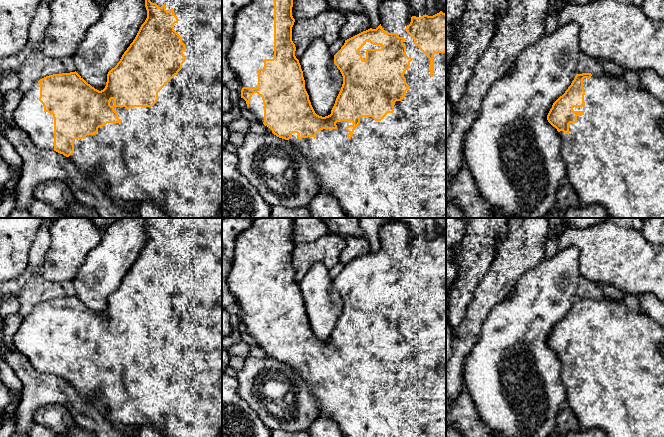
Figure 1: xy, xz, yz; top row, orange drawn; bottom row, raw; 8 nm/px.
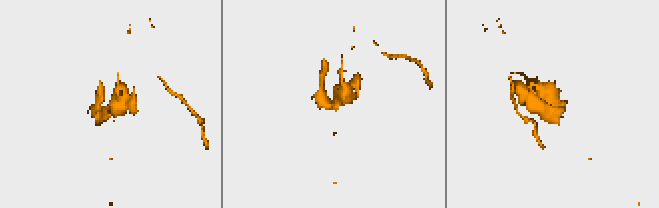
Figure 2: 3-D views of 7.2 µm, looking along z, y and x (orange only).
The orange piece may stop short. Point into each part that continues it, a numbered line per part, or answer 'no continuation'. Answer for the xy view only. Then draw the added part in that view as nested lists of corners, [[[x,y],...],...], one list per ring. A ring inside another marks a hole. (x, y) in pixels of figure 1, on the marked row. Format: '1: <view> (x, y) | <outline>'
1: xy (170, 154) | [[[150,0],[152,3],[156,3],[159,7],[163,4],[166,5],[166,10],[174,9],[174,14],[178,17],[178,22],[174,24],[174,30],[182,37],[182,42],[186,45],[186,50],[183,51],[183,55],[186,57],[186,61],[182,64],[182,69],[175,75],[159,92],[158,101],[152,107],[131,107],[127,110],[125,107],[114,107],[114,110],[118,112],[118,118],[122,120],[121,123],[107,123],[103,127],[98,128],[98,132],[95,135],[87,135],[84,139],[74,140],[74,153],[68,158],[71,162],[80,170],[86,173],[89,177],[101,178],[106,184],[105,194],[112,201],[121,200],[125,202],[142,202],[151,201],[162,209],[167,218],[216,218],[220,208],[222,207],[222,0]]]

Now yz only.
1: yz (614, 154) | [[[592,74],[590,79],[584,78],[583,79],[583,88],[585,91],[584,95],[584,107],[574,107],[574,111],[583,111],[583,115],[577,116],[576,123],[569,124],[569,133],[565,134],[563,131],[559,132],[561,137],[561,156],[566,164],[567,173],[566,177],[569,179],[569,184],[572,186],[573,190],[577,194],[580,205],[581,206],[590,206],[590,205],[599,205],[605,208],[607,211],[609,218],[664,218],[664,103],[662,103],[659,99],[657,99],[654,95],[648,92],[645,89],[639,89],[630,87],[625,80],[619,79],[616,76],[611,76],[609,74],[602,74],[602,75],[595,75]]]

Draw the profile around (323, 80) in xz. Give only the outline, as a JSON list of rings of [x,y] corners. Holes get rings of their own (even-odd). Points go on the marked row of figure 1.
[[[322,39],[314,40],[299,59],[305,89],[309,100],[319,116],[331,114],[343,84],[343,76],[334,64],[334,55]]]

